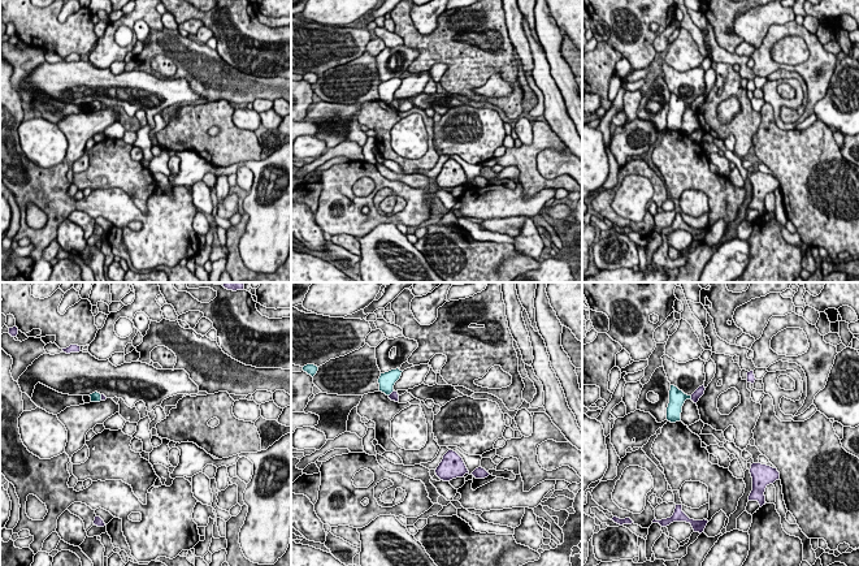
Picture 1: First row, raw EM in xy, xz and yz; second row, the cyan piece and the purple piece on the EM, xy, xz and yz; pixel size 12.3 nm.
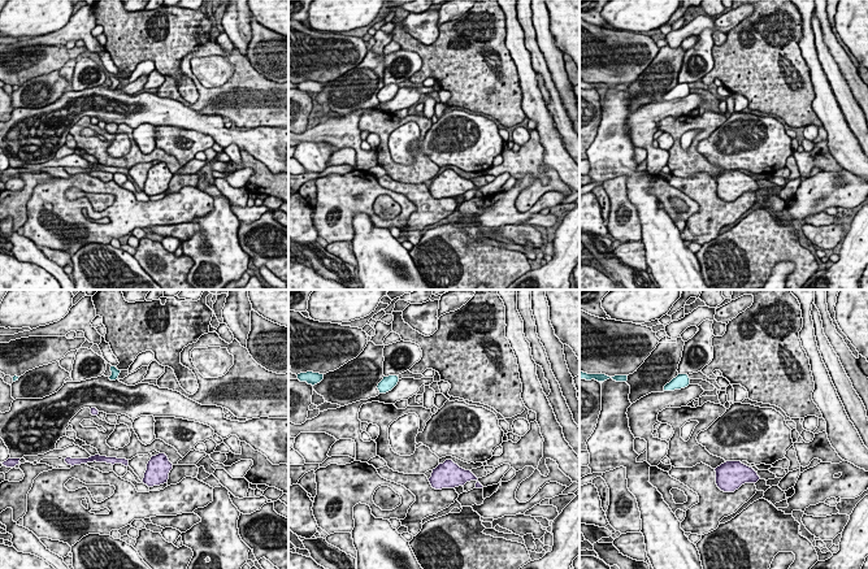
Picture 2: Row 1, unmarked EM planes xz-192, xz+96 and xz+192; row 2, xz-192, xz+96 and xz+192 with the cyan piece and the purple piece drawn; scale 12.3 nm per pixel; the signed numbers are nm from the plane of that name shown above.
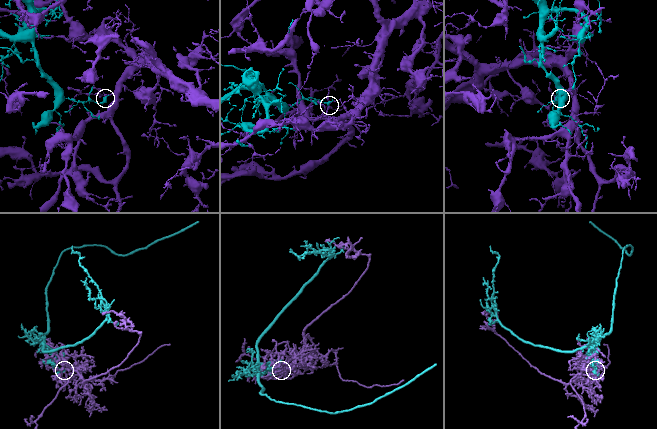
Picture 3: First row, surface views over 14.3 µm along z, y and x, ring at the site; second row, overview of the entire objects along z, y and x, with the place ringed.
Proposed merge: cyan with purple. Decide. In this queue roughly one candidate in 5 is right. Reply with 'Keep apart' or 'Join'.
Keep apart

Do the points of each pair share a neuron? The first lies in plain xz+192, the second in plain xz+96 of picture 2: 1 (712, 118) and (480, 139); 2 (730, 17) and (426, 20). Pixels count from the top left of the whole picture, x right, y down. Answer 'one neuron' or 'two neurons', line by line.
1: two neurons
2: two neurons

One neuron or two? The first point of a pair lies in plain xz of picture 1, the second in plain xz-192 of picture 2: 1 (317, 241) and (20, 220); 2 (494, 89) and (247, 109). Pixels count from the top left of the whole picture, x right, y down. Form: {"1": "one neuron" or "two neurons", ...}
{"1": "two neurons", "2": "one neuron"}

